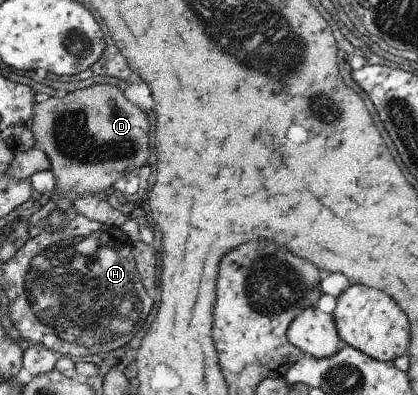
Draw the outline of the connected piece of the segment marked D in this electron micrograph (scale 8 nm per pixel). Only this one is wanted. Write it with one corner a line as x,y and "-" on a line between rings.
95,84
35,103
31,130
50,161
55,176
53,192
60,196
112,191
119,178
138,172
149,158
151,124
147,116
127,100
123,91
109,84

